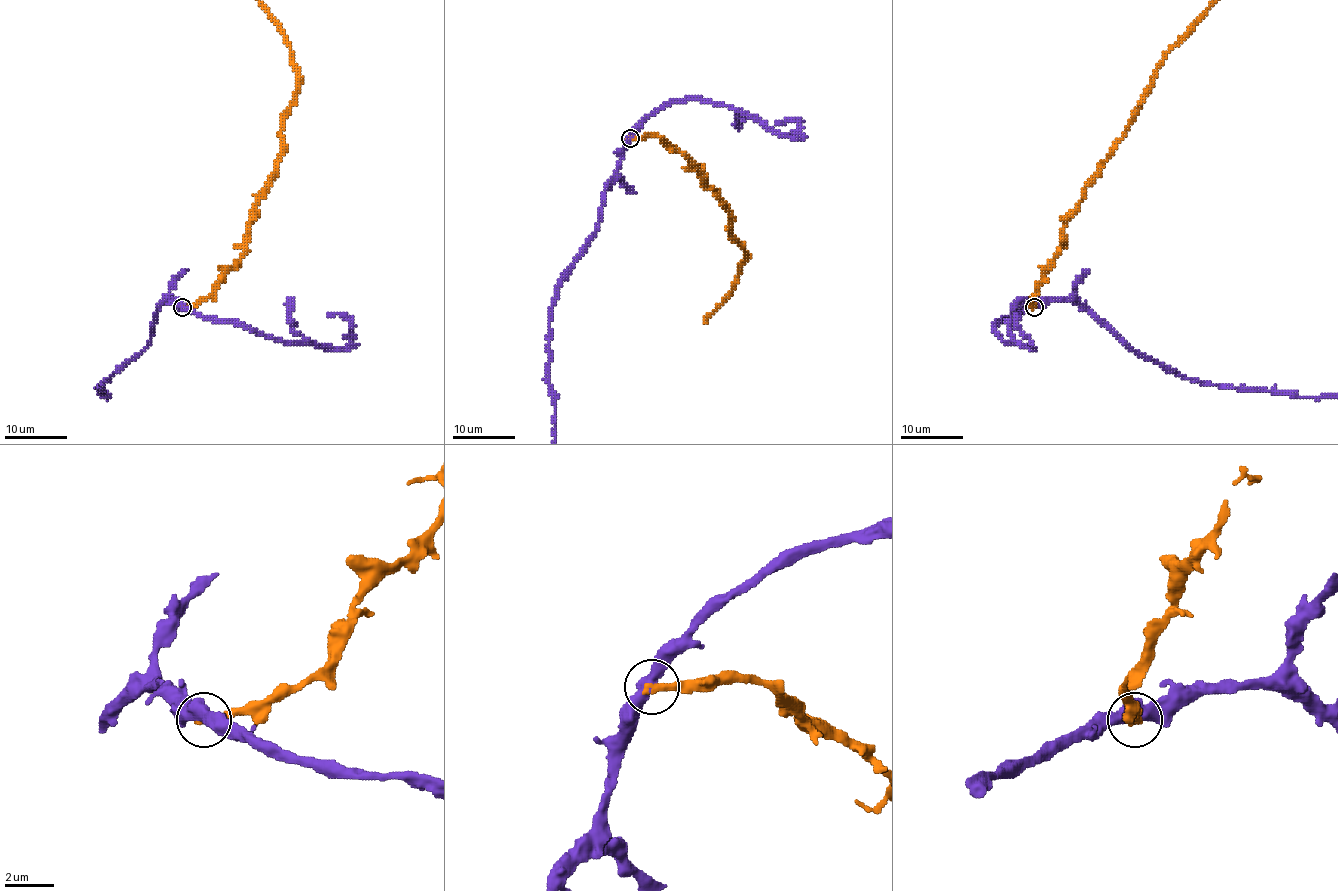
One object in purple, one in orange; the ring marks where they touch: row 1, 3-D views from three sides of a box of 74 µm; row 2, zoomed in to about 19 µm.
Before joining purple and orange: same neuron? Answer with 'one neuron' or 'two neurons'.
two neurons

